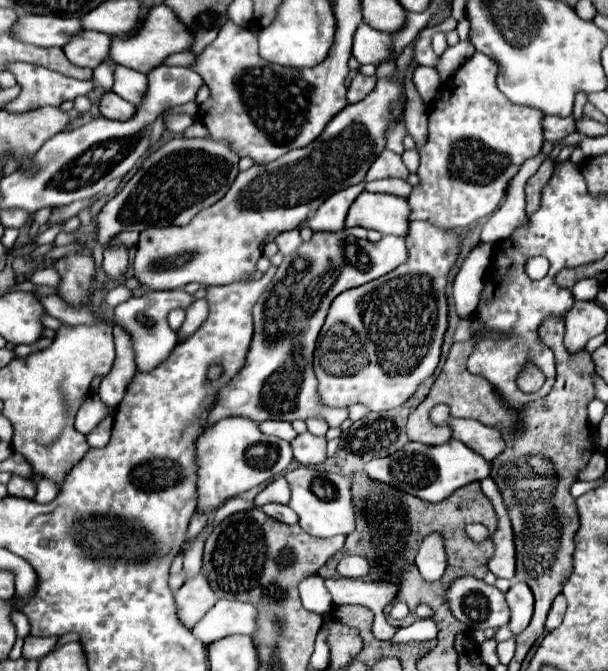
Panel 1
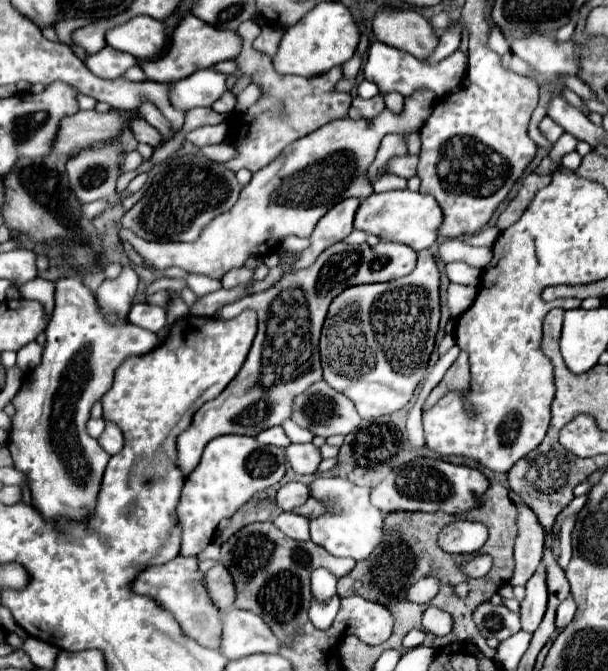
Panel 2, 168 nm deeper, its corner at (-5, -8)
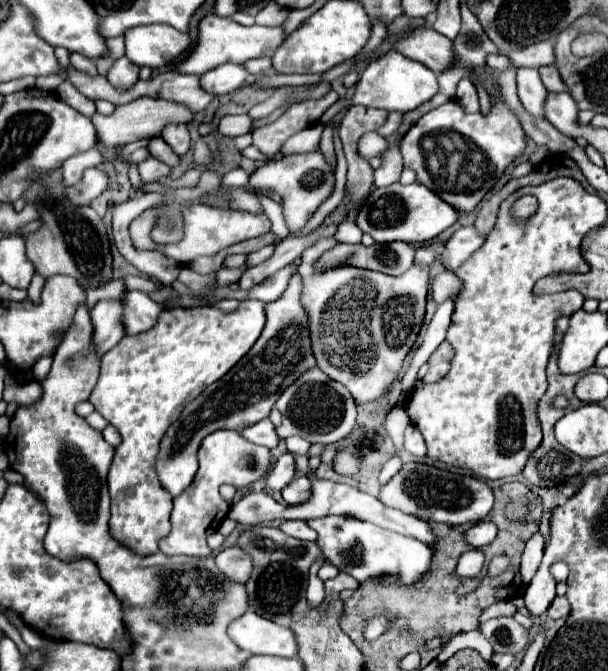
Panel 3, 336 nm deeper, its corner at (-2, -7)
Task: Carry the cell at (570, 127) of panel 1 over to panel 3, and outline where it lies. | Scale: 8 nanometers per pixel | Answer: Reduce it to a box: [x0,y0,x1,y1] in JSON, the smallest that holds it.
[518,68,548,118]

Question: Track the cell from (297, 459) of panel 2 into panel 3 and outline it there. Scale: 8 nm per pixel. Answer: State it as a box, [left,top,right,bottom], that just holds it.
[266,452,296,490]

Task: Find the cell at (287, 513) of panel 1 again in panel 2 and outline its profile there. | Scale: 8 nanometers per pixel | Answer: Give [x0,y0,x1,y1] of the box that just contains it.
[275,513,309,541]

